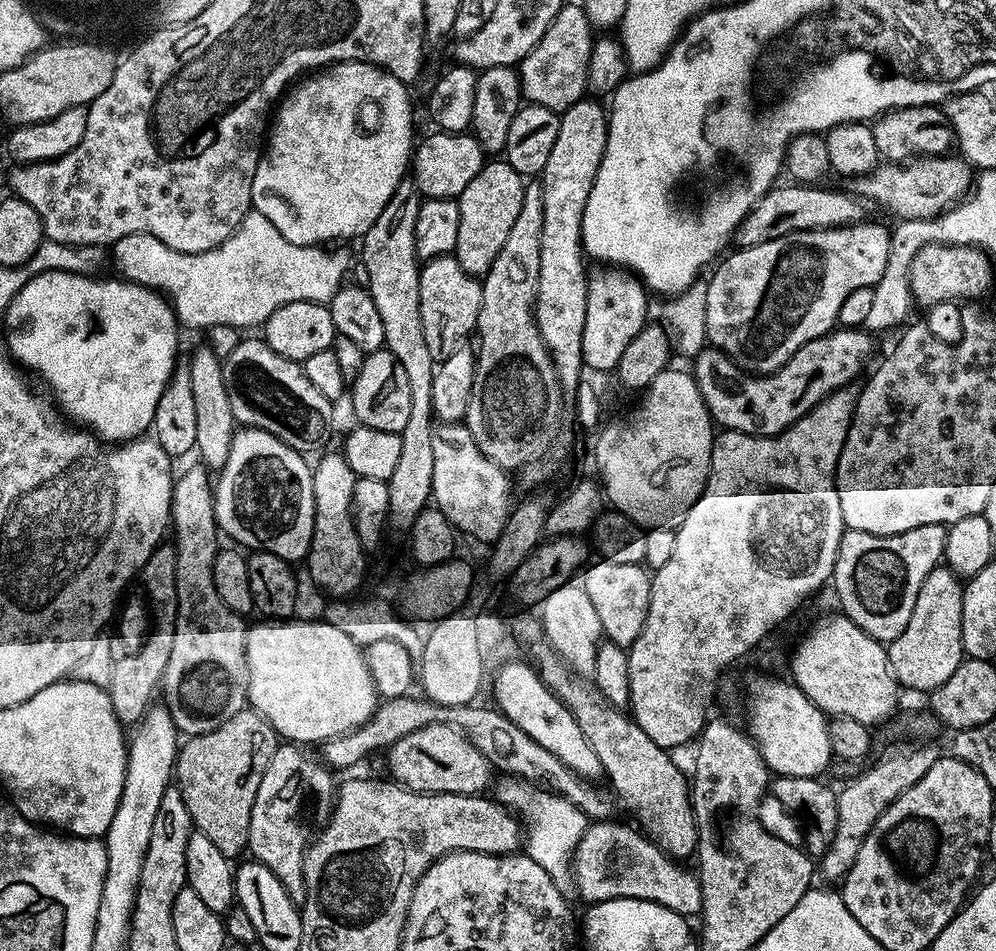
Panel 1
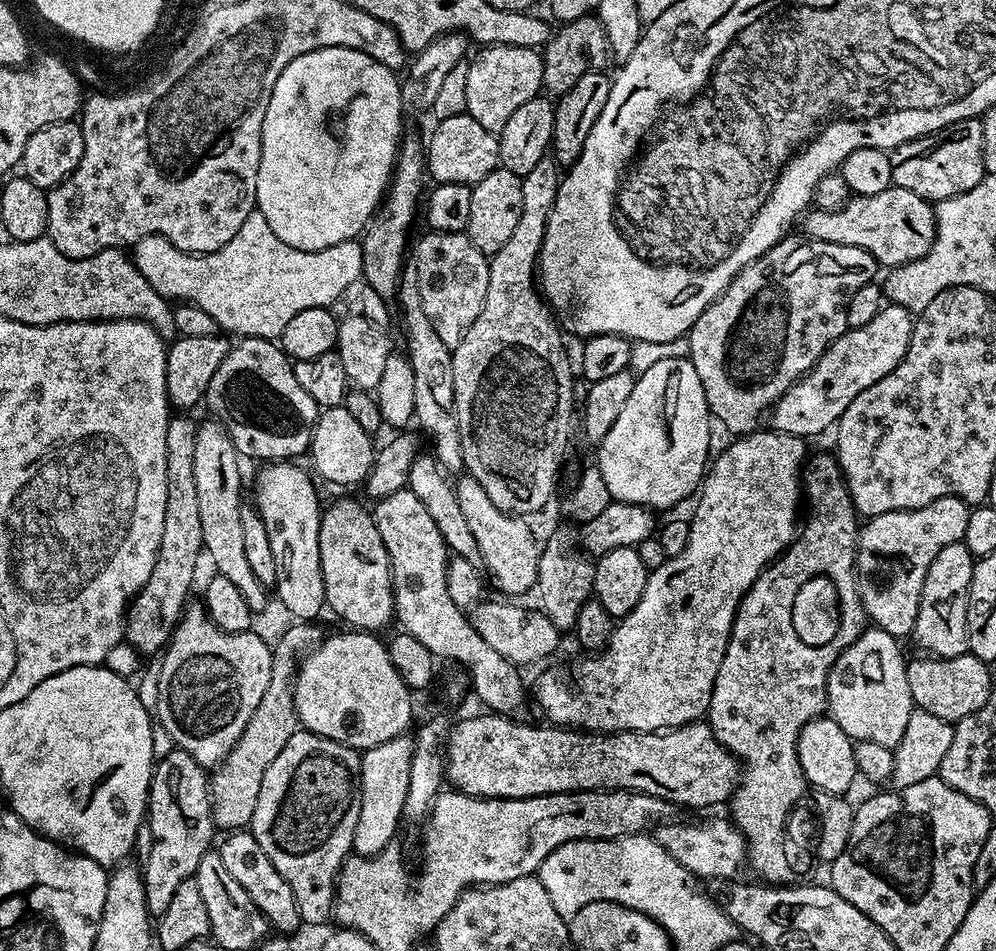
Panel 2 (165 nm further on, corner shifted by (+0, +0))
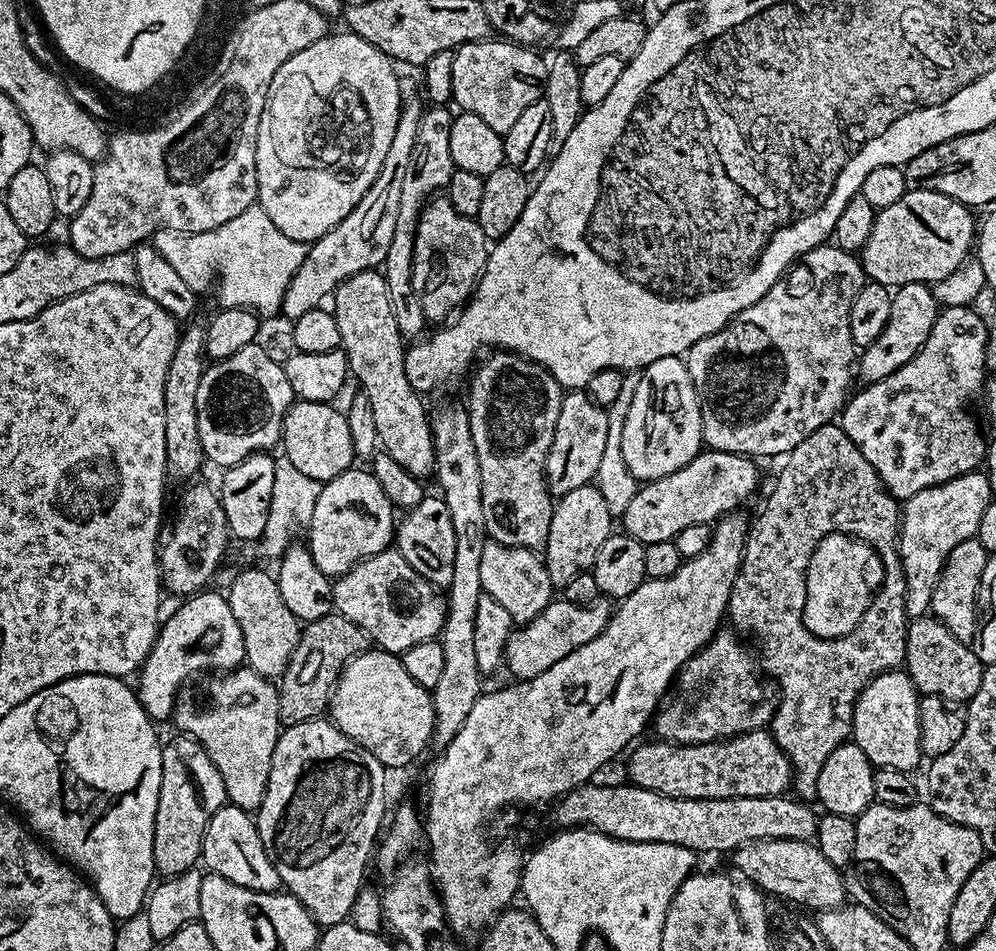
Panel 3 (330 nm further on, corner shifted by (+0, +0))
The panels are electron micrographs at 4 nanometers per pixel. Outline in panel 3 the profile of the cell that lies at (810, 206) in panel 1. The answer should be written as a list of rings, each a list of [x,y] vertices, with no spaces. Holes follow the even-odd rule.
[[[925,188],[905,190],[898,202],[877,211],[870,238],[866,238],[858,256],[860,263],[864,265],[865,277],[871,283],[881,284],[890,290],[901,288],[904,284],[925,283],[932,286],[936,281],[946,279],[961,267],[959,264],[973,251],[978,224],[976,220],[972,221],[972,216],[973,209],[946,194]]]

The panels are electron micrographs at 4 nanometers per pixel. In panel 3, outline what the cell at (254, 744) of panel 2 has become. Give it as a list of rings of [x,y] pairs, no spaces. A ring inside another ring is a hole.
[[[335,610],[329,616],[307,621],[301,627],[298,646],[294,646],[286,670],[278,678],[281,725],[317,719],[323,713],[320,711],[329,707],[332,690],[348,661],[365,651],[369,644],[364,631]]]

